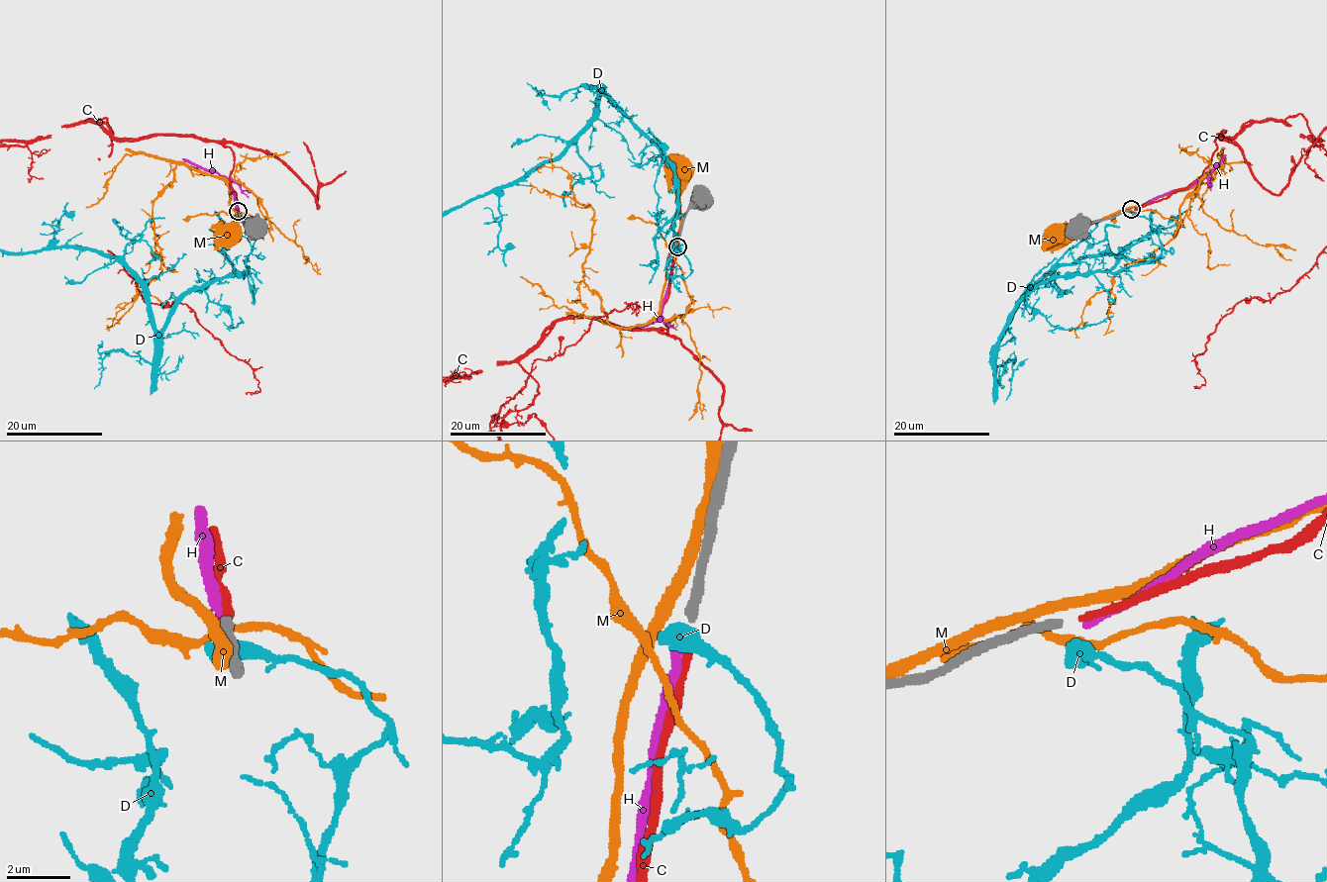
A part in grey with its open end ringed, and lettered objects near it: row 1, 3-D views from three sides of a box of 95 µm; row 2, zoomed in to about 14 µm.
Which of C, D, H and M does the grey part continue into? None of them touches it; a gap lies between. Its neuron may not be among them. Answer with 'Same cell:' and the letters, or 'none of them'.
Same cell: C

